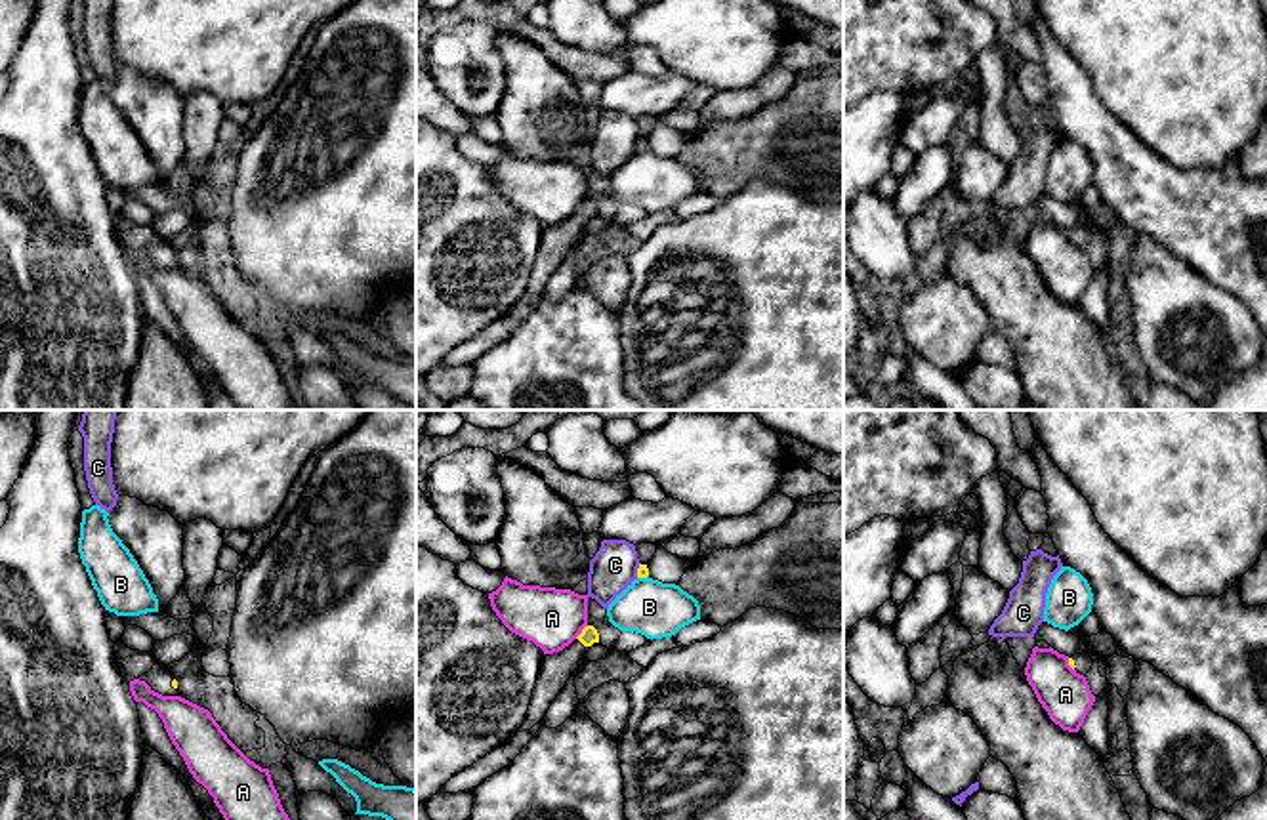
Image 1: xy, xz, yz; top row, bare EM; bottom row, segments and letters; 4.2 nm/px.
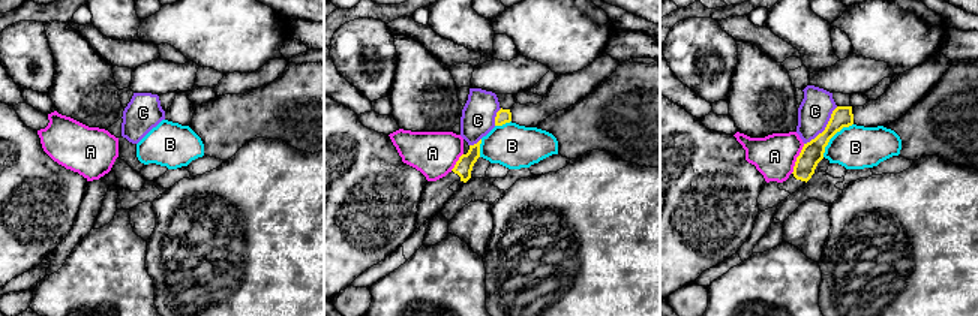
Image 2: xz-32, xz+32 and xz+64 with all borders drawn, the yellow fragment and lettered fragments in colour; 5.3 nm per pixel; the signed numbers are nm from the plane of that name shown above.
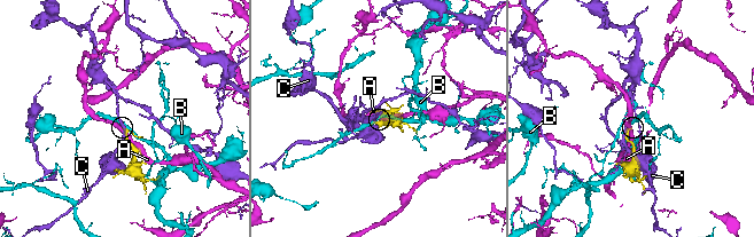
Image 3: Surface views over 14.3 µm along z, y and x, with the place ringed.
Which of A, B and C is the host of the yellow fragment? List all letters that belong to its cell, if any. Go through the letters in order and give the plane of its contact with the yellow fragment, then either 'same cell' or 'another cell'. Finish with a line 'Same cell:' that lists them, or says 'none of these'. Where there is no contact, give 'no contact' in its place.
A: contact in xz; another cell
B: contact in xz; another cell
C: contact in xz; another cell
Same cell: none of these

